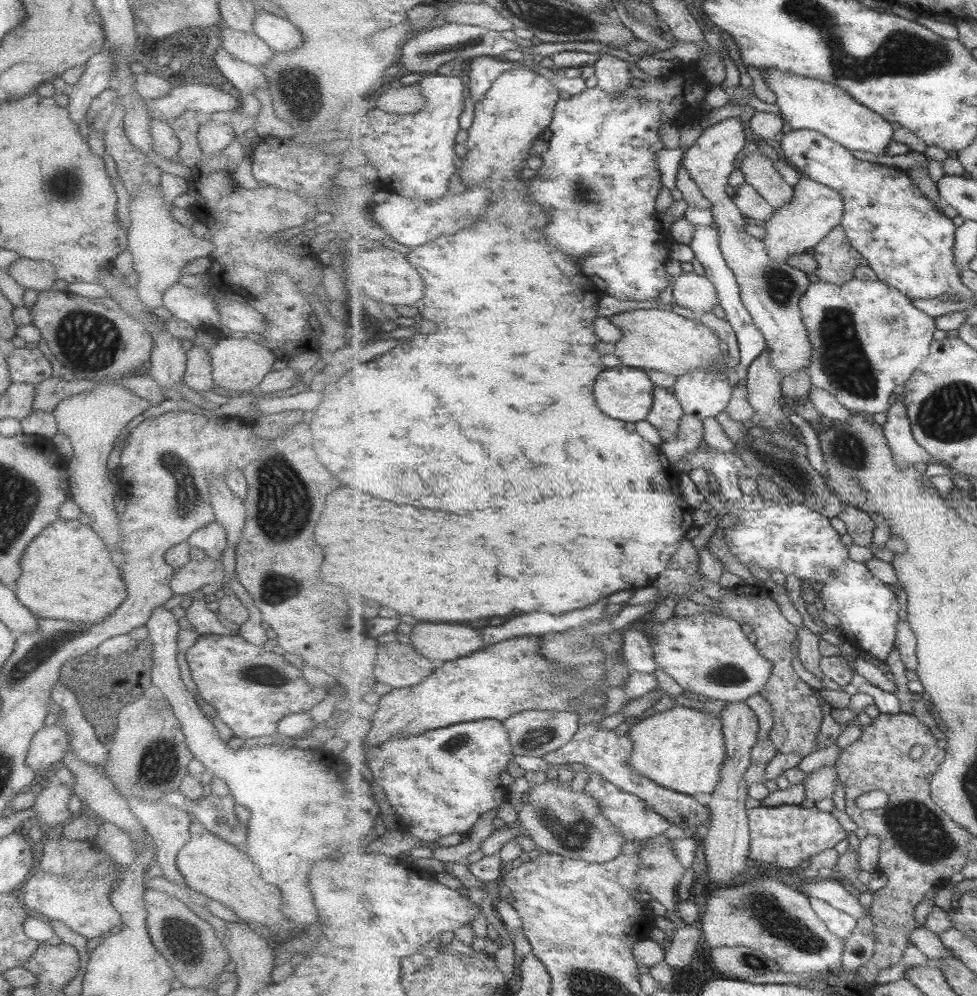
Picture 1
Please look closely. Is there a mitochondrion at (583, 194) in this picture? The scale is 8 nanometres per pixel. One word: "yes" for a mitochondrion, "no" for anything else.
yes

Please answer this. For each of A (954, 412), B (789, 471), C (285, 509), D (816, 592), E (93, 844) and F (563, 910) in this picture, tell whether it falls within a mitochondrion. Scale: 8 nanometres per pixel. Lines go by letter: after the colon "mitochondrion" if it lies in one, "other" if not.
A: mitochondrion
B: mitochondrion
C: mitochondrion
D: other
E: other
F: other

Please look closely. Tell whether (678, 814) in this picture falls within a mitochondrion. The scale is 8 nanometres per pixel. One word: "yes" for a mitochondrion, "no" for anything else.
yes

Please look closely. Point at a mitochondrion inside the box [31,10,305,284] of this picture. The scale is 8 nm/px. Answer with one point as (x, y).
(64, 188)

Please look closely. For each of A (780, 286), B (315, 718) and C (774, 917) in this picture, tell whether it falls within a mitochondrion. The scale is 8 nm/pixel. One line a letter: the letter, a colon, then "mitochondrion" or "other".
A: mitochondrion
B: other
C: mitochondrion

